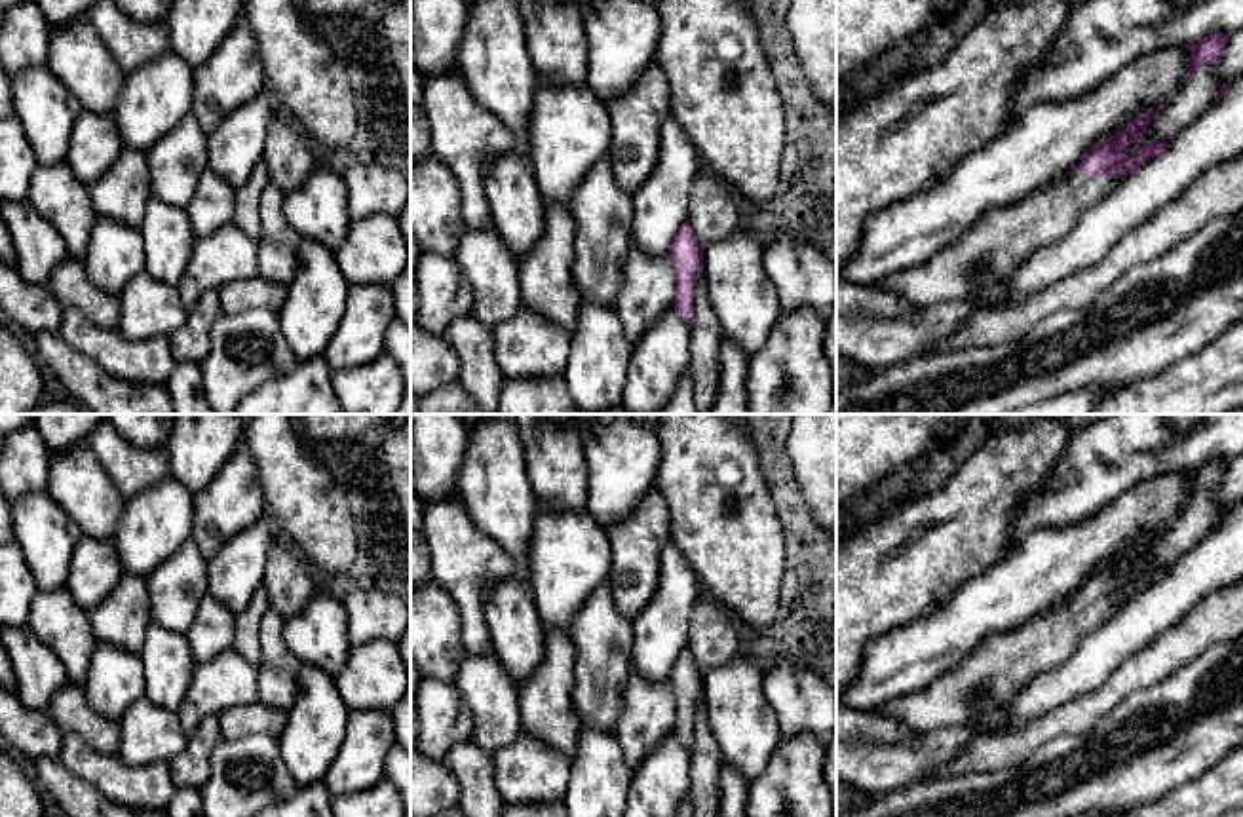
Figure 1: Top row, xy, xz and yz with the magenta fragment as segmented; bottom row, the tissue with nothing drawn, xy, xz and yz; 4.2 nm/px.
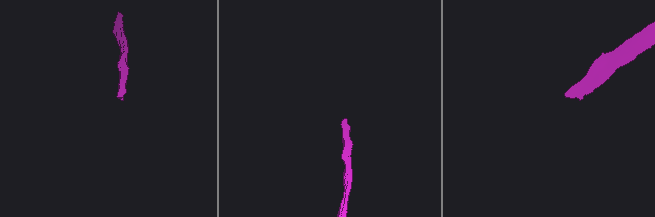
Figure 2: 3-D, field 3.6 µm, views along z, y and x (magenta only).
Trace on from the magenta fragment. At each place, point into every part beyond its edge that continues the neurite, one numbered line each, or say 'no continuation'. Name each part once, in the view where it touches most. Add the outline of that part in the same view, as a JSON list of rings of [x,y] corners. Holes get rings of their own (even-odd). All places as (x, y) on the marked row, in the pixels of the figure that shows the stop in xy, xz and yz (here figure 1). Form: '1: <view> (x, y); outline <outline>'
1: yz (1002, 238); outline [[[1070,171],[1013,205],[988,211],[927,262],[889,274],[872,287],[916,308],[966,300],[981,268],[1009,274],[1036,249],[1064,238],[1083,211],[1114,192],[1123,179],[1119,173],[1099,179]]]

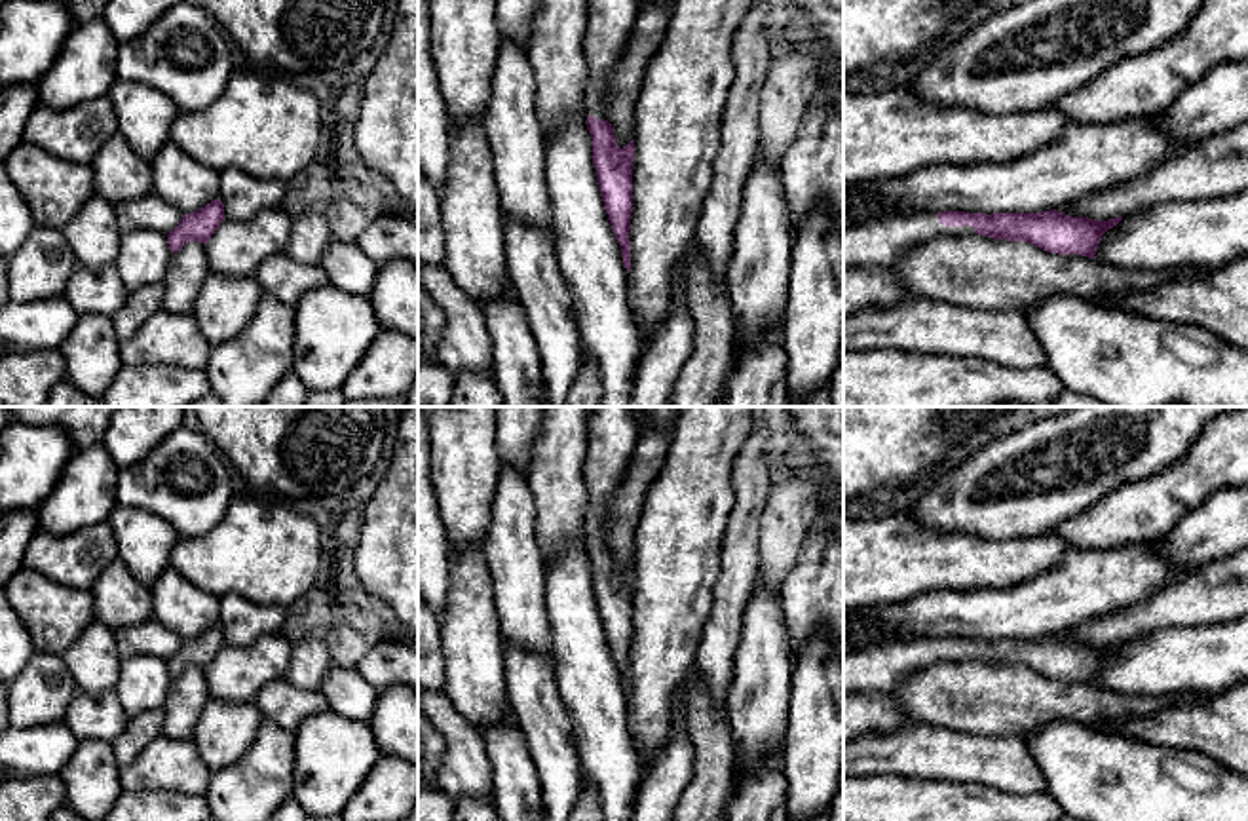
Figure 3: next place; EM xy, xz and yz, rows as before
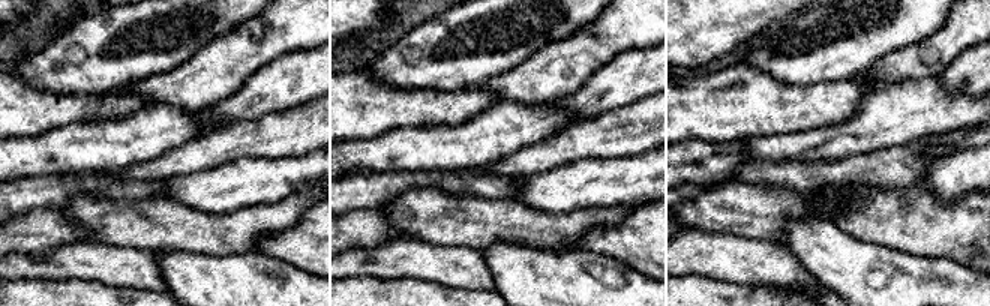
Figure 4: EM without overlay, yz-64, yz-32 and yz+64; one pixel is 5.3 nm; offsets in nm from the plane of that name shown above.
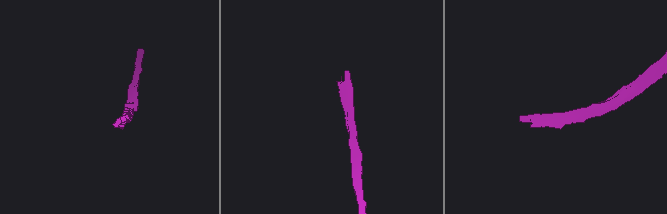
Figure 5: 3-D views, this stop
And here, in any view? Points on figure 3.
1: yz (878, 242); outline [[[936,213],[895,215],[843,228],[843,268],[889,266],[902,251],[940,236],[973,236],[973,226],[942,226]]]

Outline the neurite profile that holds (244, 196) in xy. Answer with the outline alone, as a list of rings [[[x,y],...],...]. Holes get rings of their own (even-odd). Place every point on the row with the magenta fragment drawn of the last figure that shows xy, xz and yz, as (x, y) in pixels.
[[[237,167],[220,171],[220,201],[230,220],[251,220],[262,209],[281,207],[287,181],[262,181]]]

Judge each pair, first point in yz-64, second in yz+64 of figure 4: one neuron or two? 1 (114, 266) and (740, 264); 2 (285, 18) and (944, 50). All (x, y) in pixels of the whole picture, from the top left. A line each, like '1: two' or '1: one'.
1: one
2: one

